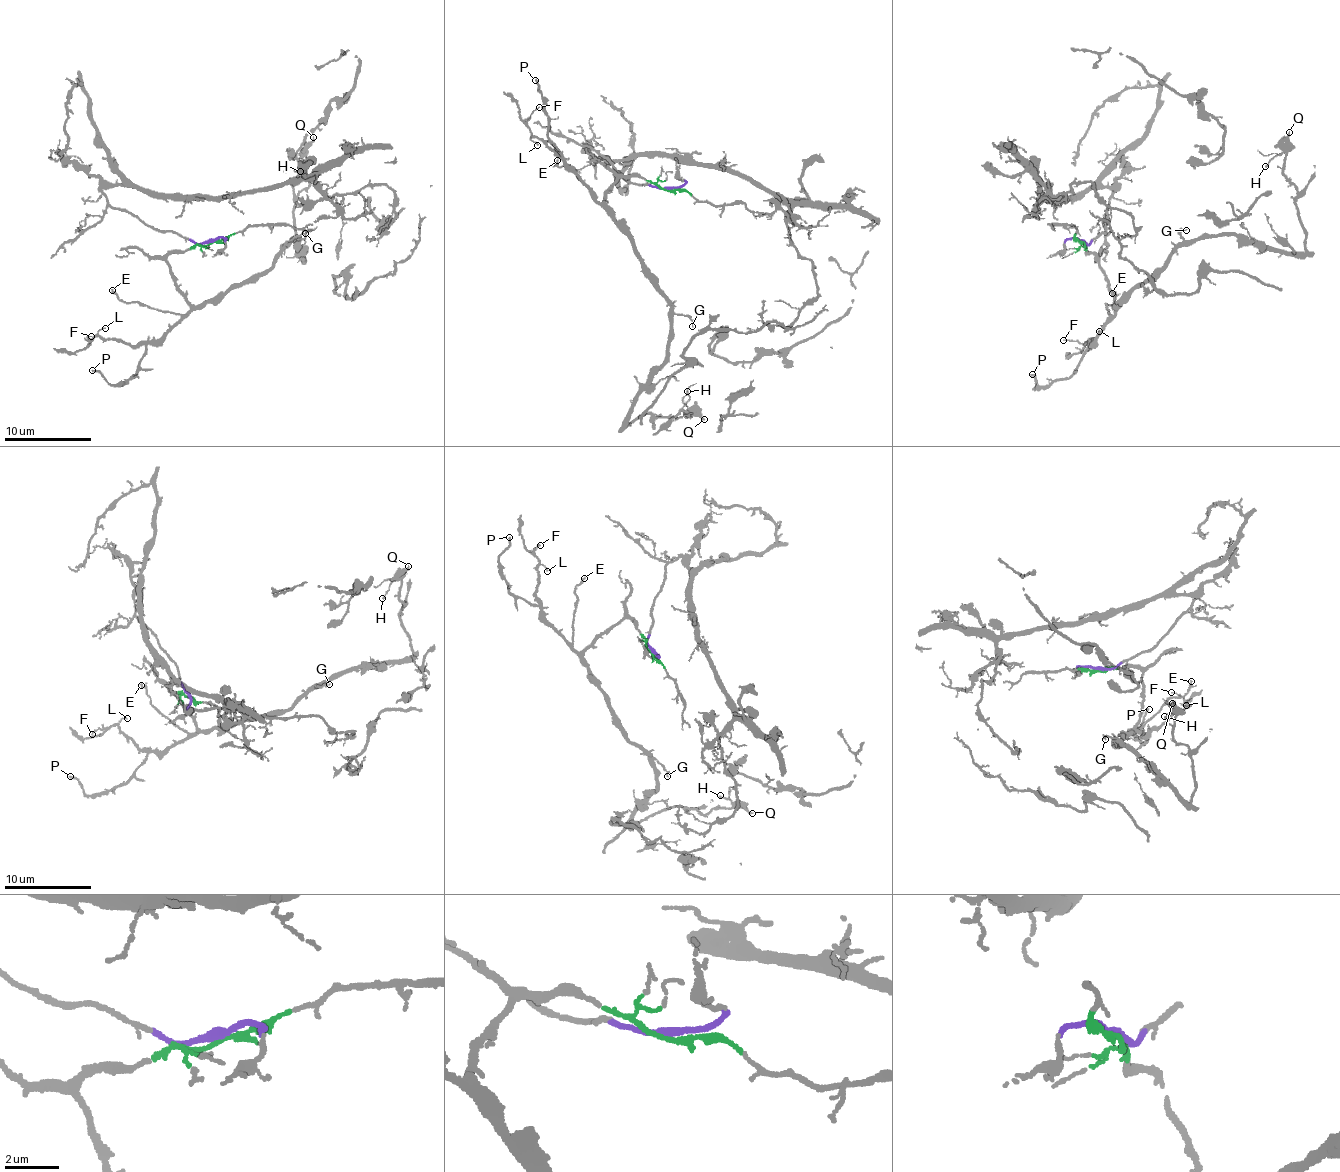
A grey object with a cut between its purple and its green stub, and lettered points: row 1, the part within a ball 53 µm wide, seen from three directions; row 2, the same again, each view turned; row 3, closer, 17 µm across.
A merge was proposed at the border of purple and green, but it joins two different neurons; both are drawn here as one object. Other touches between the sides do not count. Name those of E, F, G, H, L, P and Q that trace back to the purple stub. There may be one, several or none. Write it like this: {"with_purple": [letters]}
{"with_purple": []}

